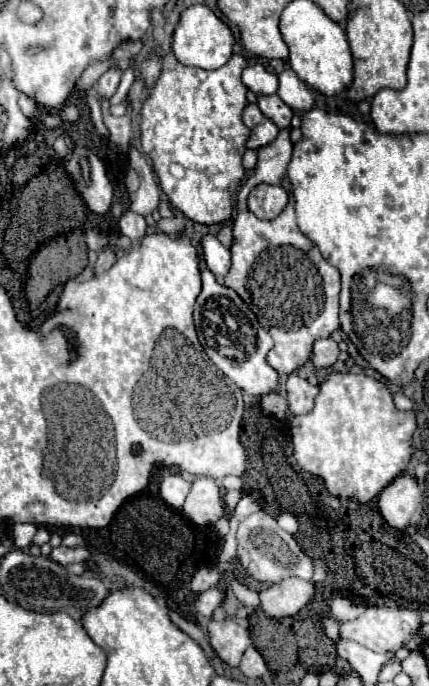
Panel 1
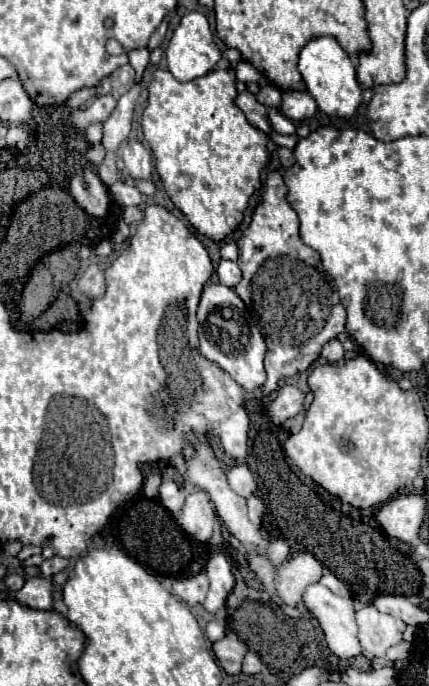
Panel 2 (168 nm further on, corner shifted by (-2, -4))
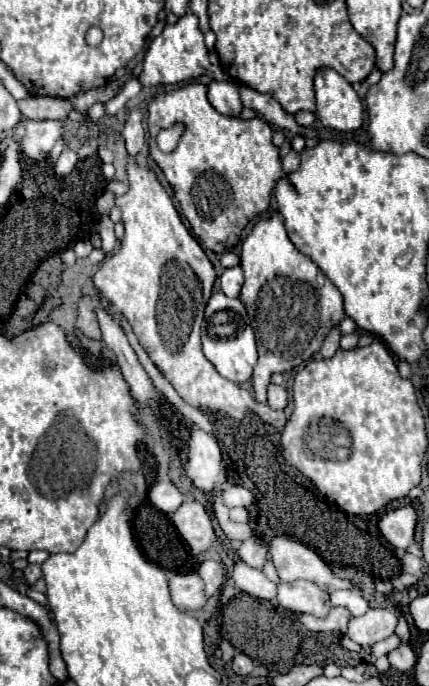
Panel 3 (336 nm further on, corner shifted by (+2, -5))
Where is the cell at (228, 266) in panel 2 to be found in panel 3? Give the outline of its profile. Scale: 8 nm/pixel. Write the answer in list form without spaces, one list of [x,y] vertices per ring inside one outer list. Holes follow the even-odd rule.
[[[234,266],[234,268],[224,270],[224,274],[220,276],[222,292],[226,296],[230,296],[230,298],[238,298],[240,288],[242,288],[242,282],[244,282],[244,274],[242,274],[242,268],[240,266]]]

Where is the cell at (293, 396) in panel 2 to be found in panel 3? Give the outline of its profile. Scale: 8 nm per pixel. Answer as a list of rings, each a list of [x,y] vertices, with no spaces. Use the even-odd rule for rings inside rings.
[[[268,384],[268,406],[274,410],[284,410],[286,404],[288,404],[288,394],[286,394],[284,386]]]

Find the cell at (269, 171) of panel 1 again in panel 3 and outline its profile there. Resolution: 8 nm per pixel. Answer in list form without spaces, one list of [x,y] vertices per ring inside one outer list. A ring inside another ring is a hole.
[[[280,214],[264,218],[252,228],[242,242],[240,266],[246,278],[240,300],[246,304],[258,346],[252,384],[256,400],[266,402],[270,376],[308,362],[312,354],[320,350],[326,334],[346,318],[344,302],[338,288],[320,272],[320,268],[294,248]]]

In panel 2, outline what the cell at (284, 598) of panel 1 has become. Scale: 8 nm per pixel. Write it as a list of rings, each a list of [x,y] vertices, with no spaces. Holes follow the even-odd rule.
[[[300,551],[276,569],[274,585],[278,599],[288,607],[300,605],[306,587],[316,583],[322,577],[322,573],[324,567],[310,553]]]

